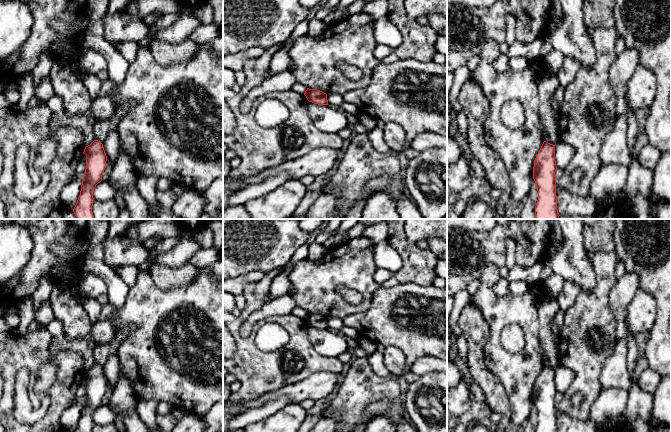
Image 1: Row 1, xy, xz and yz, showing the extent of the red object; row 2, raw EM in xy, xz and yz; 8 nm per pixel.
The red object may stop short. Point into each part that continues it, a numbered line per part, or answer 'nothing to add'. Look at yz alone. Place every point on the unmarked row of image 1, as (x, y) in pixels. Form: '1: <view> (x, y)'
nothing to add

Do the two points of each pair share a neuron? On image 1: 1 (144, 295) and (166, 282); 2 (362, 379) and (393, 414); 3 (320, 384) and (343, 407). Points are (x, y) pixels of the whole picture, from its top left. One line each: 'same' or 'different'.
1: different
2: same
3: different

